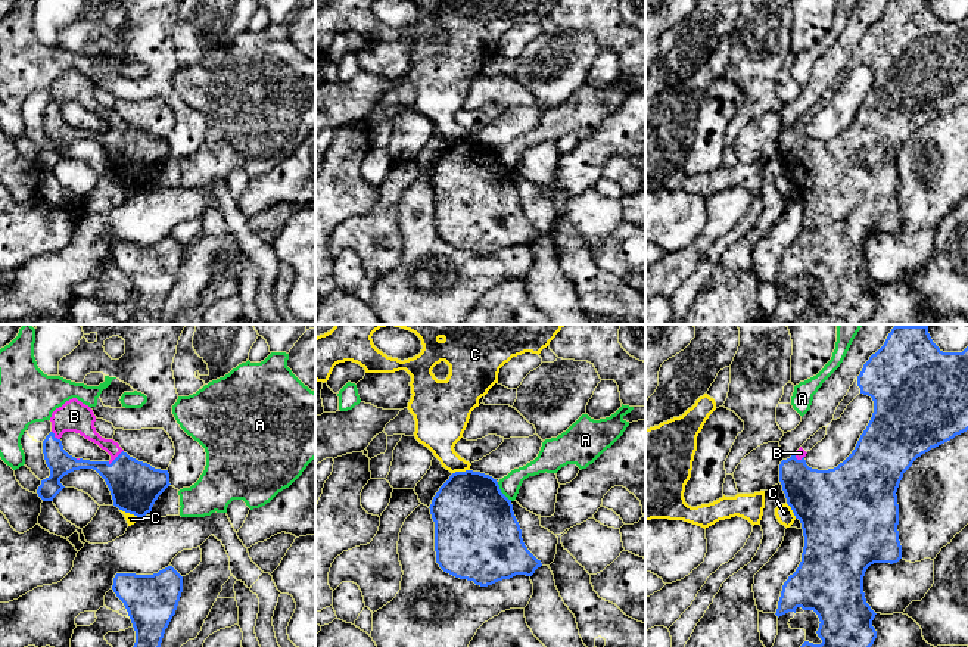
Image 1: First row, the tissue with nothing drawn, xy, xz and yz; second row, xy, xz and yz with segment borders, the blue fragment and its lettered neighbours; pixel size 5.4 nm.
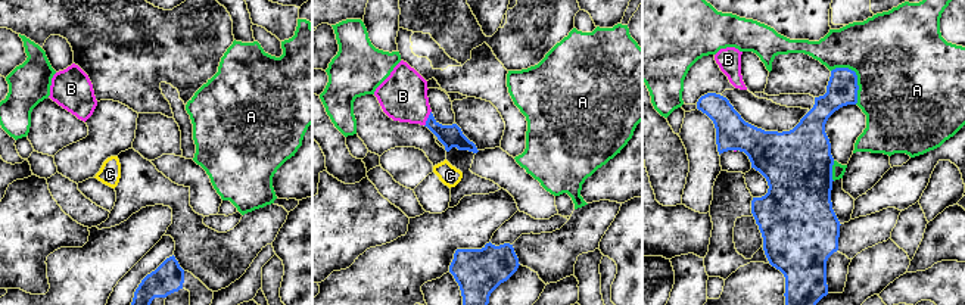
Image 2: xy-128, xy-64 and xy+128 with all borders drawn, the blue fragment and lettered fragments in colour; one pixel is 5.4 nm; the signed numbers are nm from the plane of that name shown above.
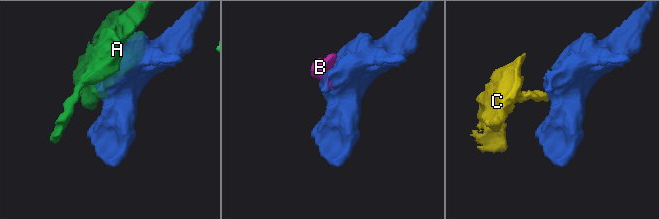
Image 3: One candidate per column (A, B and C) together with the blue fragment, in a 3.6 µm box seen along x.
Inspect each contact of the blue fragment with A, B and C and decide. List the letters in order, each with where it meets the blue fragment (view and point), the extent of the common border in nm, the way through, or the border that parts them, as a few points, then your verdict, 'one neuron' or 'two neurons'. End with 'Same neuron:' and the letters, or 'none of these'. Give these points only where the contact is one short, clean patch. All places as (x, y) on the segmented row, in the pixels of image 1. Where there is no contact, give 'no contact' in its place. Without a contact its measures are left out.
A: xz (501, 492) | 130 nm | two neurons
B: xy (117, 457) | 120 nm | one neuron
C: xy (130, 513) | 130 nm | along xy (120, 509), (140, 518) | two neurons
Same neuron: B

